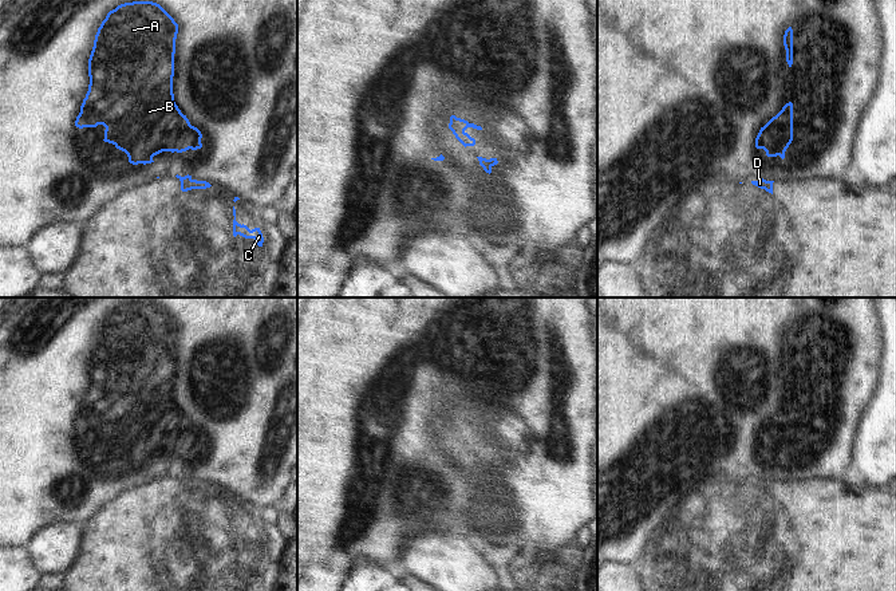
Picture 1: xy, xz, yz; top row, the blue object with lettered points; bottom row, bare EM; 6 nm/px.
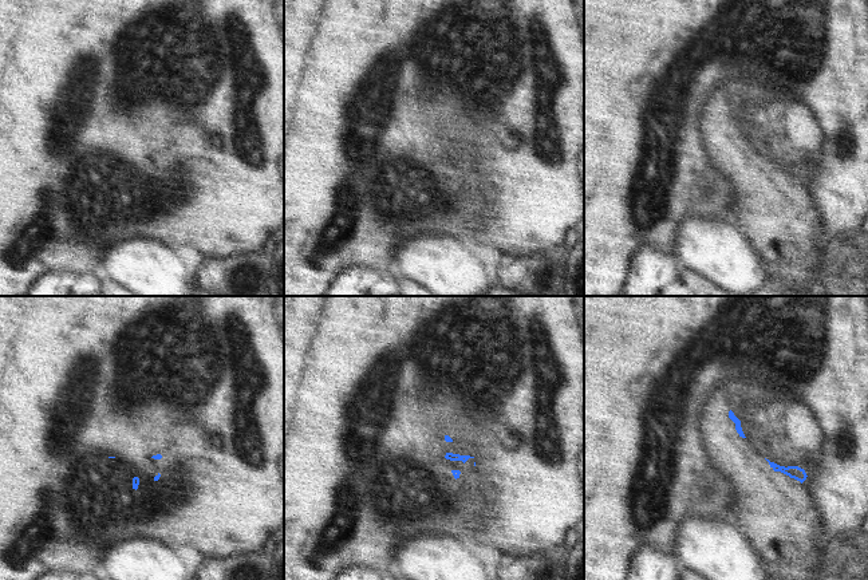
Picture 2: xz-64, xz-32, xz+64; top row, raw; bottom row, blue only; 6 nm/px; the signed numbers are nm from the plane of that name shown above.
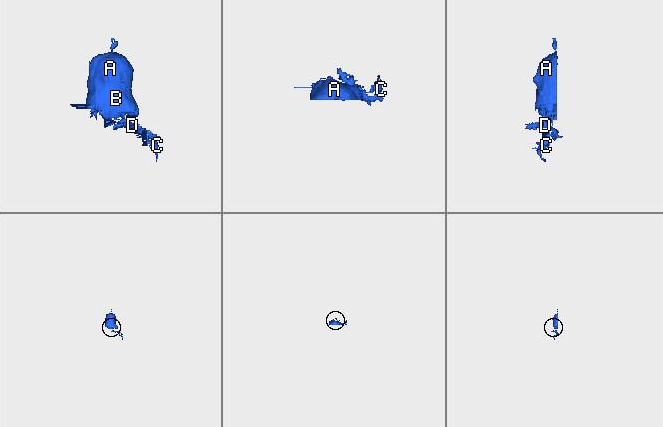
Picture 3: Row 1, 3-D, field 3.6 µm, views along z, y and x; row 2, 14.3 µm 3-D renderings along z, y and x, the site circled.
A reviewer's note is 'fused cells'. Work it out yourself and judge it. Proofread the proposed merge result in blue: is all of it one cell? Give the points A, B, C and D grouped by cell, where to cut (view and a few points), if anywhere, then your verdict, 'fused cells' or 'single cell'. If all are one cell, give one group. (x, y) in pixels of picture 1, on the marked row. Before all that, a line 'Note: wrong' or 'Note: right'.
Note: right
A B / C D | xz (490, 165), (484, 168) | fused cells

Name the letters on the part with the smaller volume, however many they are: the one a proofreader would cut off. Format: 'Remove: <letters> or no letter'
Remove: C, D

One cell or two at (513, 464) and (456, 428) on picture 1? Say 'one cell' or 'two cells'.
two cells

